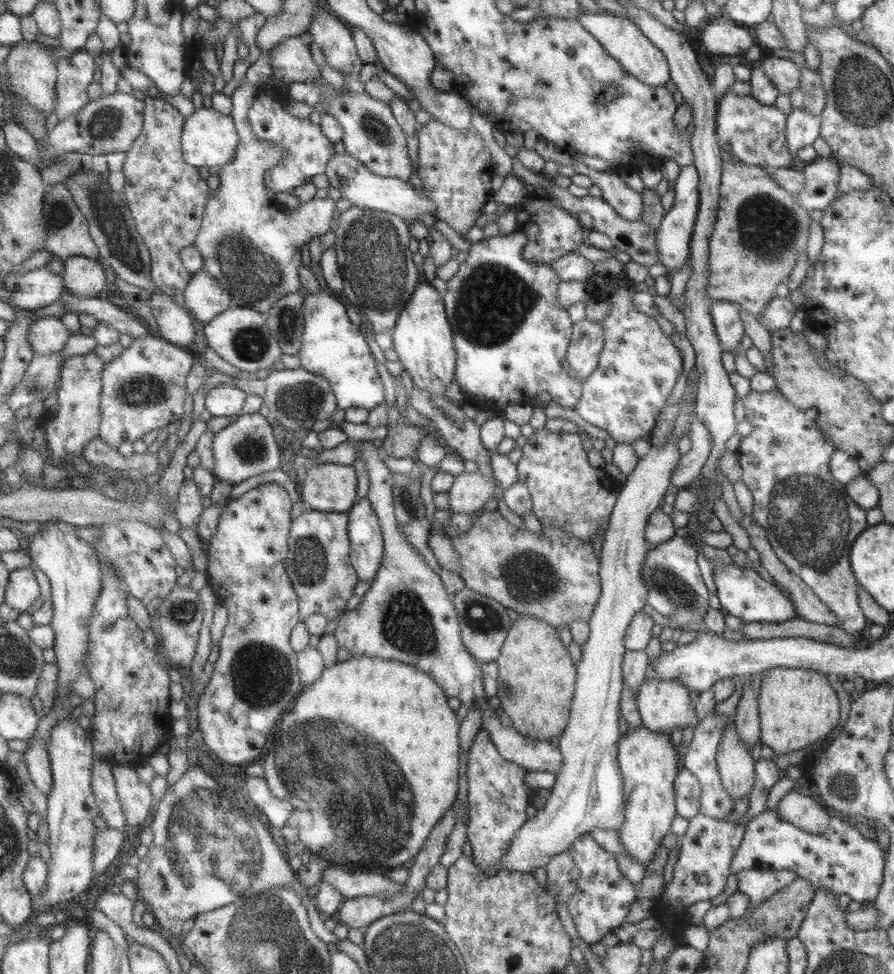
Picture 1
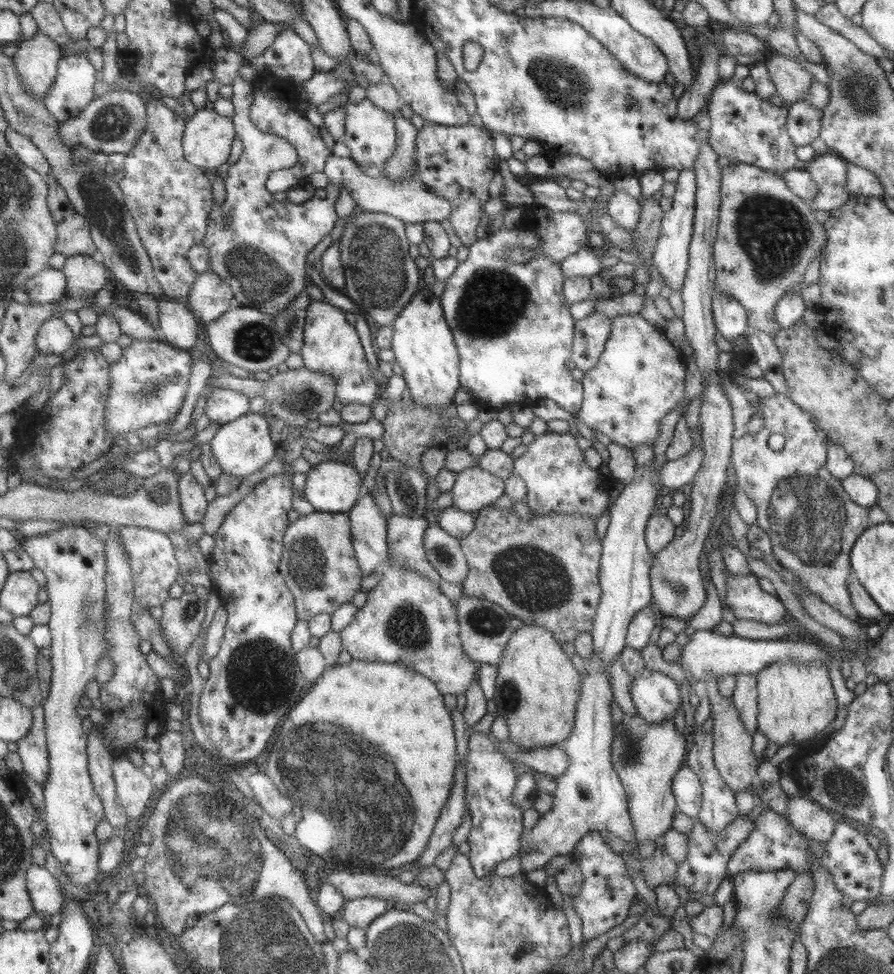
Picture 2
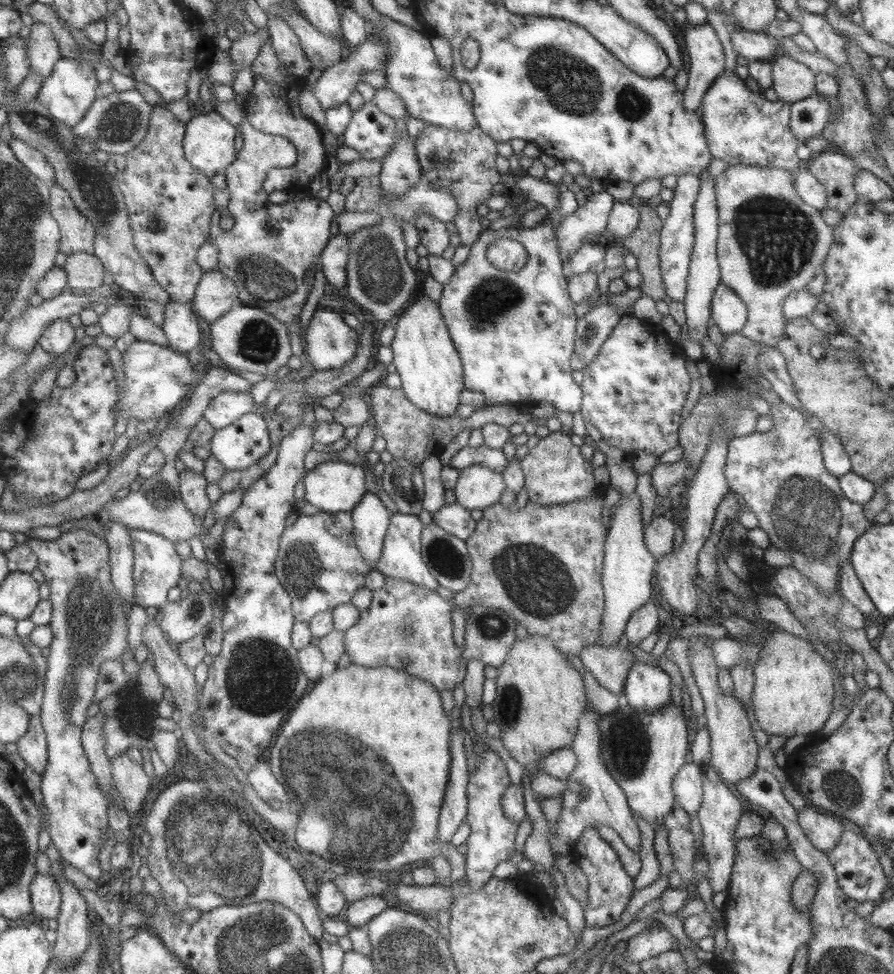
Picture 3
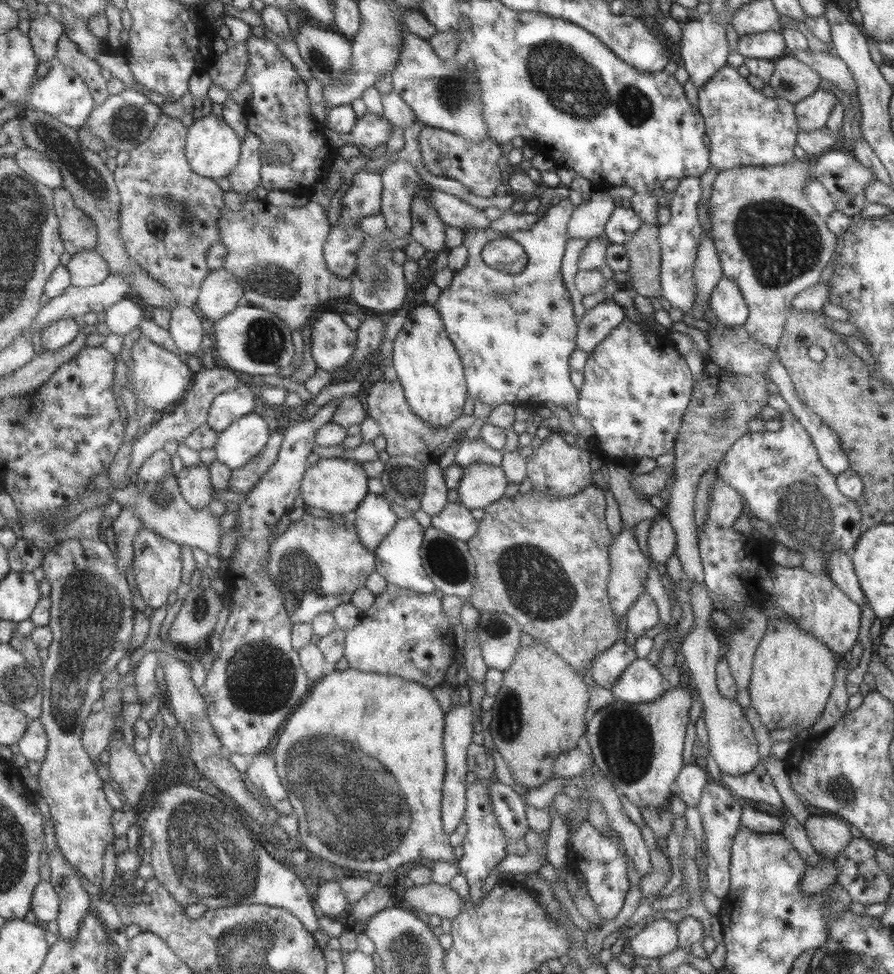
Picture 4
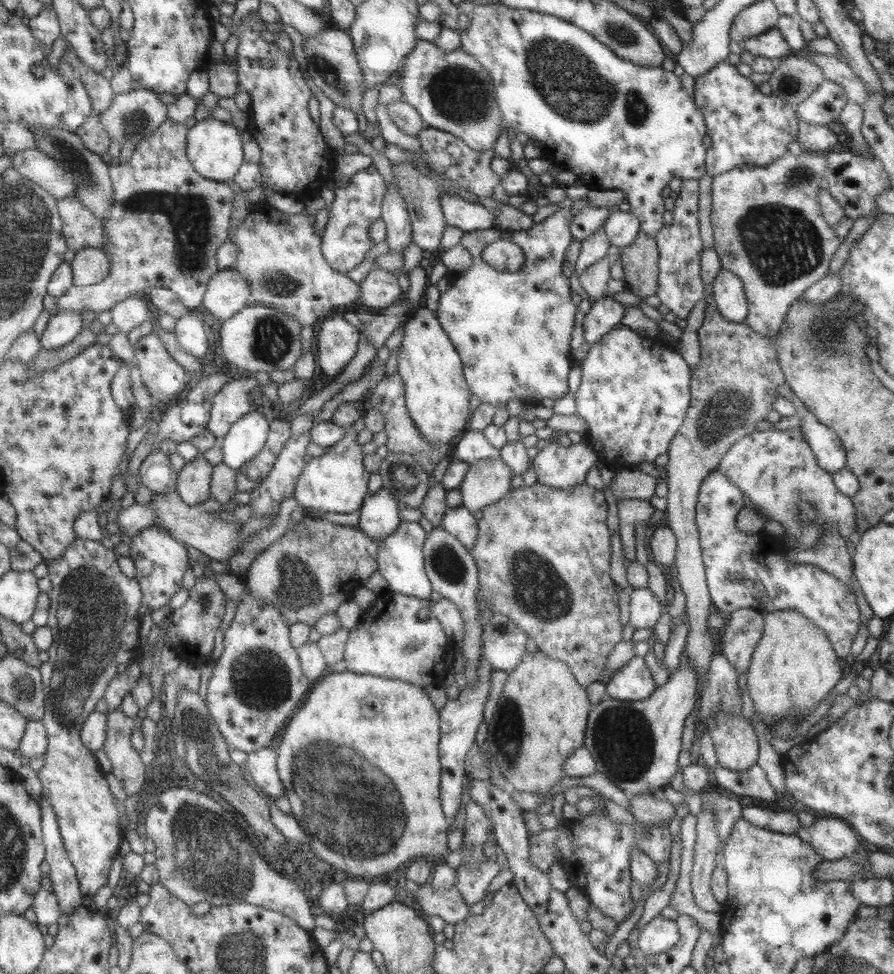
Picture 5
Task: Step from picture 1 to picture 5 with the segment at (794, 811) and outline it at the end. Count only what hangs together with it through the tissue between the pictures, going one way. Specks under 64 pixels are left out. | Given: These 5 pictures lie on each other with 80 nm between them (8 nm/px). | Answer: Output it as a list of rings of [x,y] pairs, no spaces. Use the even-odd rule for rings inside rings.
[[[837,818],[815,819],[808,826],[809,844],[825,860],[839,860],[852,856],[858,849],[855,831],[844,820]]]

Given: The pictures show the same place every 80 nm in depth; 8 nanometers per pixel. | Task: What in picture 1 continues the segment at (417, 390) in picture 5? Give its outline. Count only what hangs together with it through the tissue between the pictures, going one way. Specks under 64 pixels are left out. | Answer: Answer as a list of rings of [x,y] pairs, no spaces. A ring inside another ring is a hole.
[[[427,281],[417,283],[409,300],[406,301],[397,316],[397,322],[393,326],[391,347],[396,352],[405,372],[411,376],[415,388],[428,392],[428,394],[446,394],[446,386],[454,380],[456,365],[453,332],[449,327],[439,292]]]

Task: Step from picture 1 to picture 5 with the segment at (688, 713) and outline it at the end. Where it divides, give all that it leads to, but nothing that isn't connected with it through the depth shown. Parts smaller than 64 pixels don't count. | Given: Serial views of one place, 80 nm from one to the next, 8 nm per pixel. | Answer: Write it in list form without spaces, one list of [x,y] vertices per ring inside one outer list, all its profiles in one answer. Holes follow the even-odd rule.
[[[635,656],[623,668],[611,675],[605,684],[605,695],[617,700],[641,701],[657,688],[649,673],[645,658]]]

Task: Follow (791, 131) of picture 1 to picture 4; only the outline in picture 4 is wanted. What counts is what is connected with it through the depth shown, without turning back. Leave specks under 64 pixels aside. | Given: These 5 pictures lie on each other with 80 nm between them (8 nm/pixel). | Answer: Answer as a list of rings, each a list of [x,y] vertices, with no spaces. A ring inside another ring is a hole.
[[[815,89],[809,96],[794,104],[794,115],[799,131],[812,131],[821,128],[833,106],[837,104],[837,97],[832,91]]]

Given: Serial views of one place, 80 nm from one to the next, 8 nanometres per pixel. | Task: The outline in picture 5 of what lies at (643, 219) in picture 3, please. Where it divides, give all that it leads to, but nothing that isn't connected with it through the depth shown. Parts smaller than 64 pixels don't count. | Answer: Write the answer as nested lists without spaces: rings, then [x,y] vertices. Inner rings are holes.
[[[641,230],[629,247],[621,249],[619,260],[624,284],[631,294],[641,299],[656,293],[658,252],[655,238]]]

